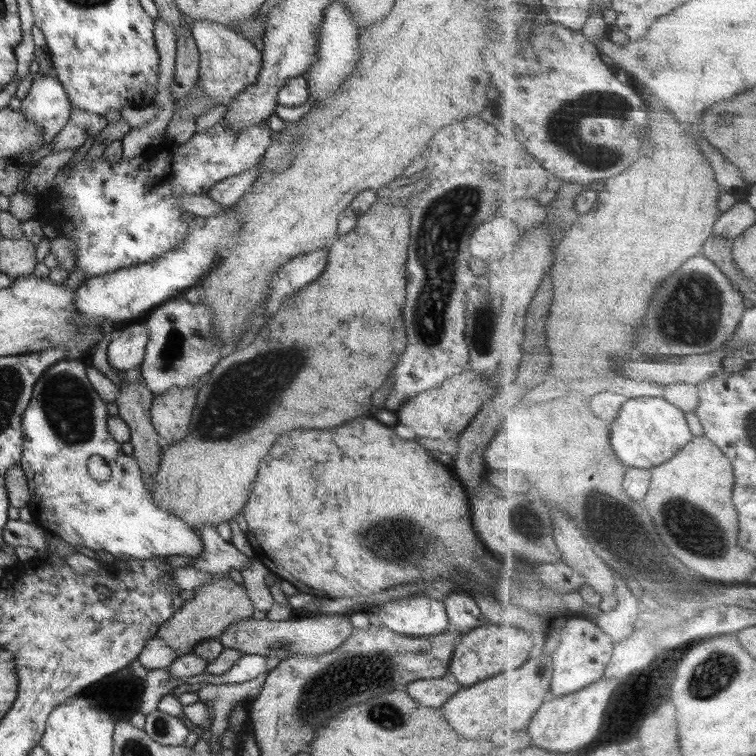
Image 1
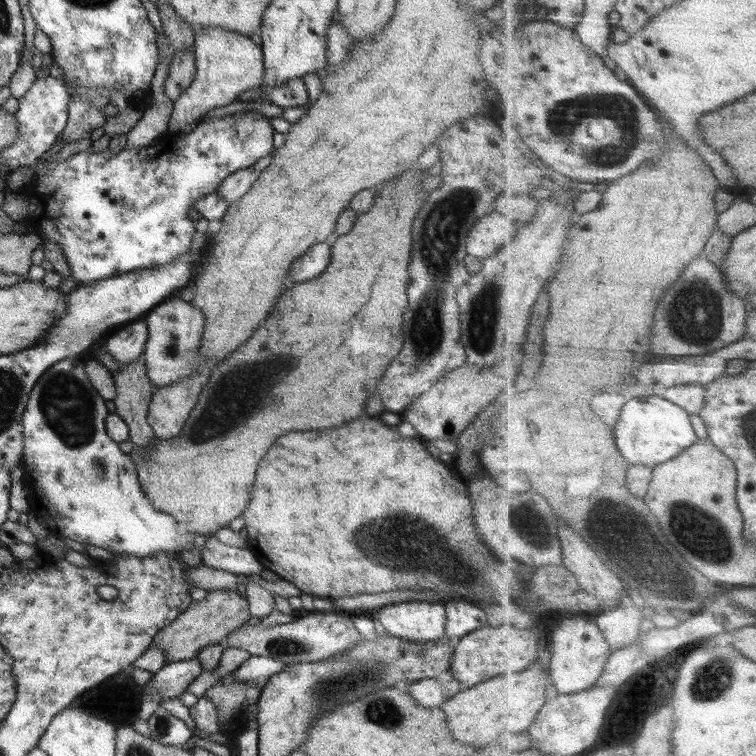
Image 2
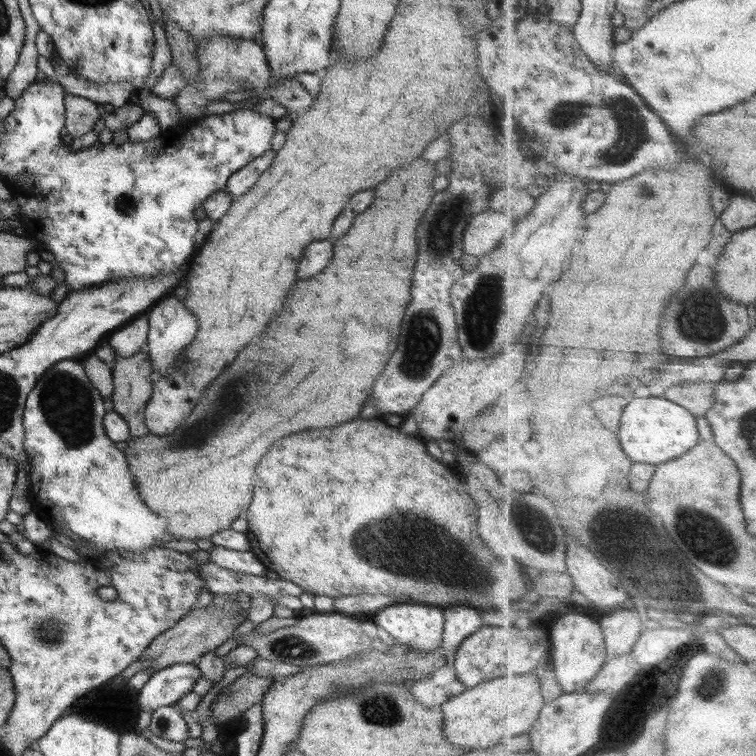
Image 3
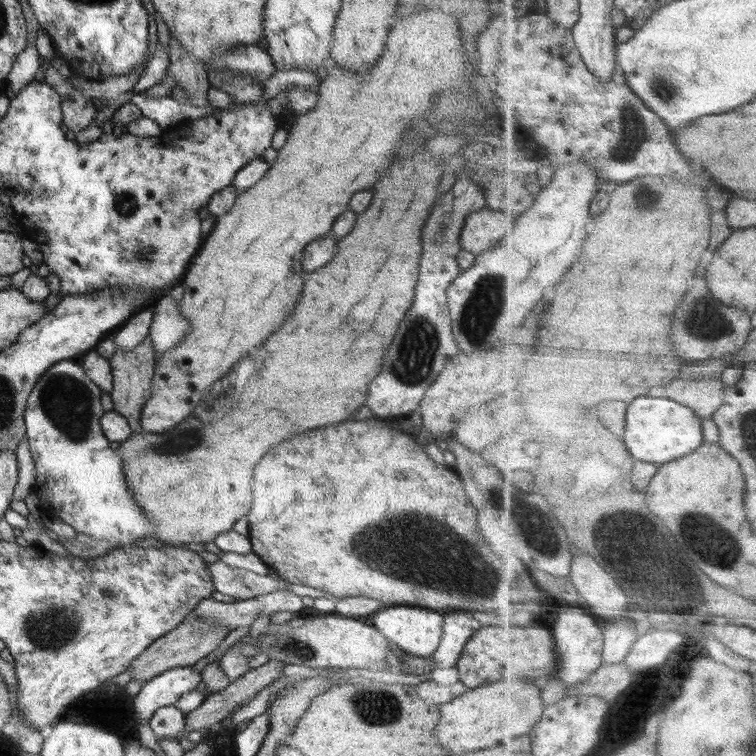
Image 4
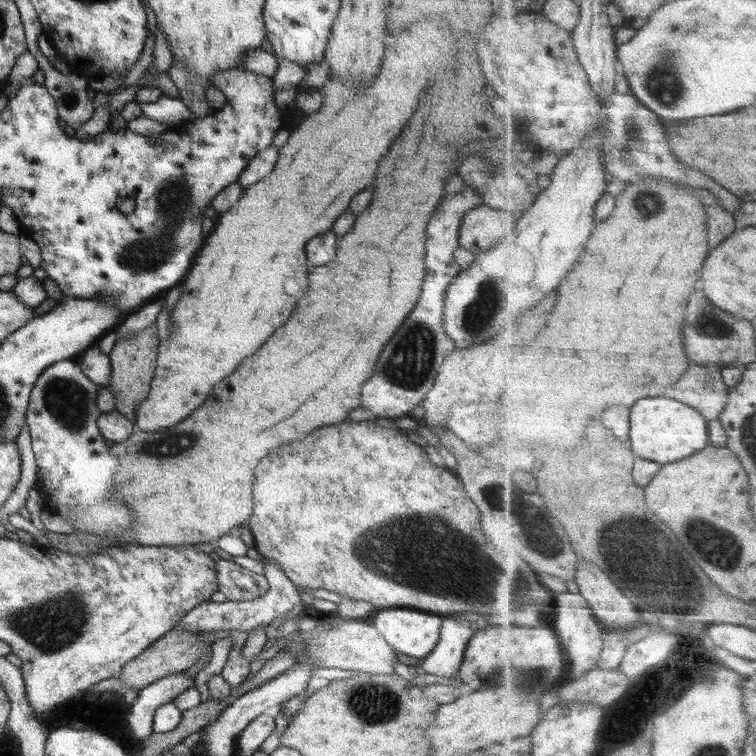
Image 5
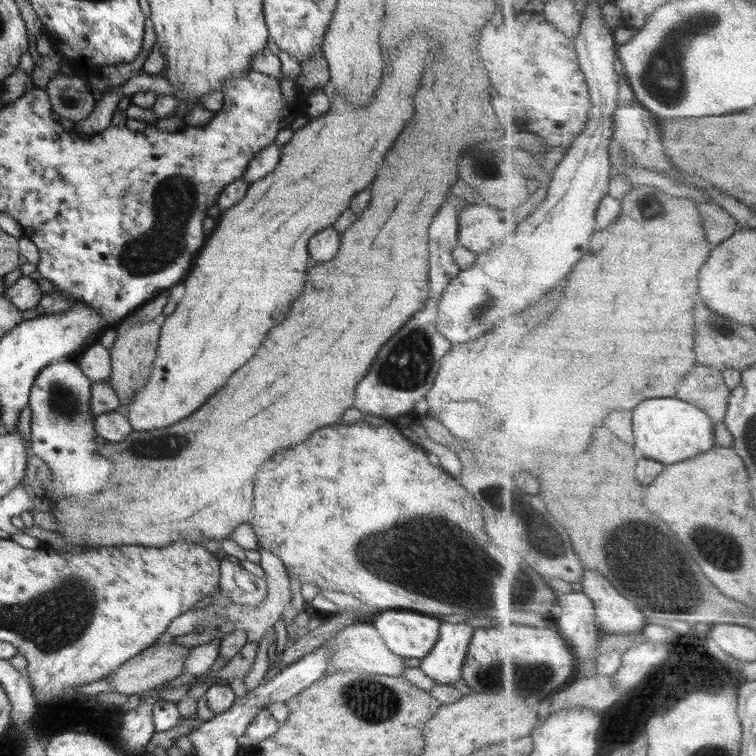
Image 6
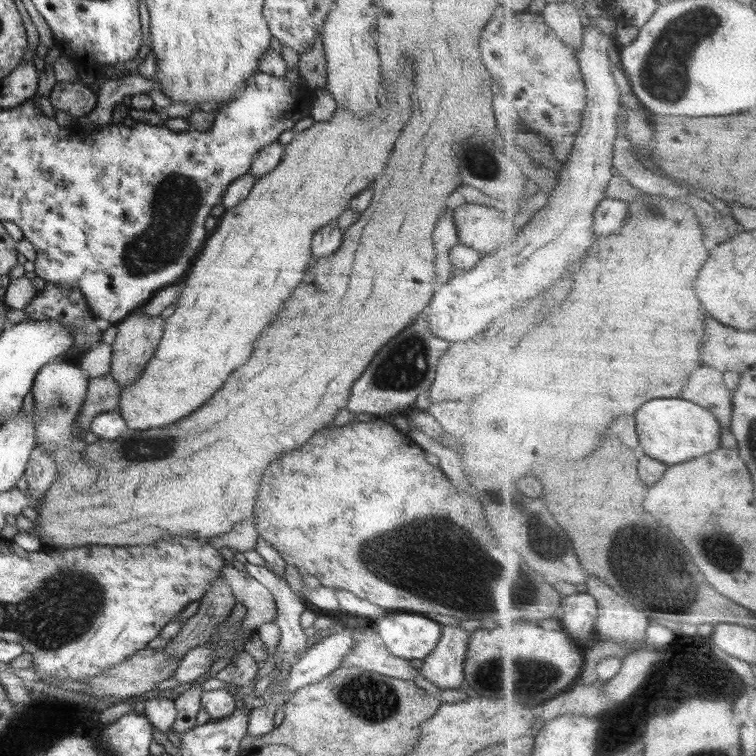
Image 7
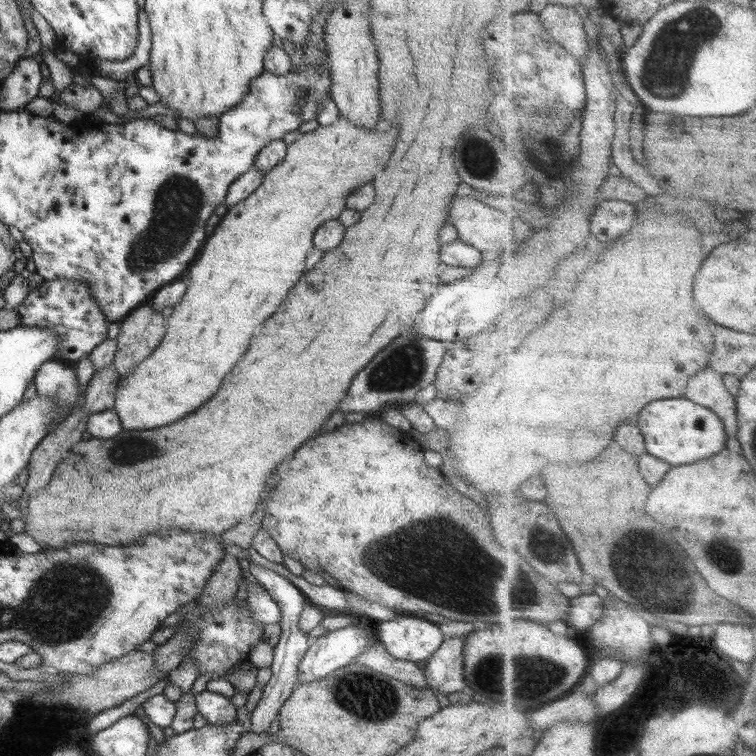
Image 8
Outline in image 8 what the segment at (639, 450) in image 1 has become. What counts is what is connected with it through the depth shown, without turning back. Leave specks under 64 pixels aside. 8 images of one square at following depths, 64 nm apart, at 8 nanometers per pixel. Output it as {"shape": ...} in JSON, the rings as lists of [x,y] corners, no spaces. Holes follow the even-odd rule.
{"shape":[[[689,398],[654,400],[644,408],[640,428],[646,436],[647,452],[673,464],[675,467],[694,464],[728,448],[727,424],[717,412]]]}

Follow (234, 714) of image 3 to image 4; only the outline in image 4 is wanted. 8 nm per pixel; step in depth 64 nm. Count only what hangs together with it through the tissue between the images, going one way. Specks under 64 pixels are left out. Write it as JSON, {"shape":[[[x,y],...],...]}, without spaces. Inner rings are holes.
{"shape":[[[268,660],[265,665],[254,668],[249,672],[246,672],[244,676],[240,676],[234,682],[230,682],[224,690],[220,690],[218,694],[208,695],[204,702],[191,712],[185,714],[185,729],[177,736],[171,736],[171,738],[162,738],[170,740],[179,740],[179,738],[184,738],[192,730],[198,730],[199,732],[206,732],[215,728],[218,724],[221,724],[223,720],[227,720],[232,714],[234,708],[238,708],[243,702],[252,699],[264,688],[270,687],[271,683],[278,681],[281,676],[281,668],[286,665],[285,662],[280,662],[276,660]]]}

